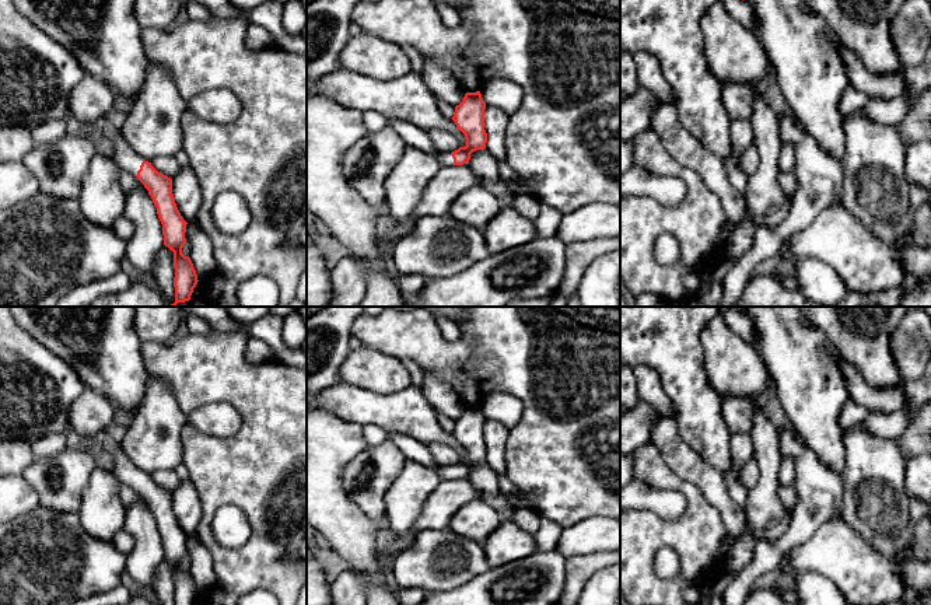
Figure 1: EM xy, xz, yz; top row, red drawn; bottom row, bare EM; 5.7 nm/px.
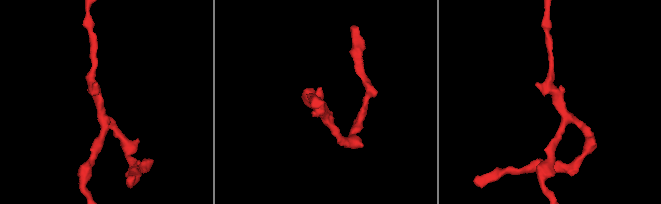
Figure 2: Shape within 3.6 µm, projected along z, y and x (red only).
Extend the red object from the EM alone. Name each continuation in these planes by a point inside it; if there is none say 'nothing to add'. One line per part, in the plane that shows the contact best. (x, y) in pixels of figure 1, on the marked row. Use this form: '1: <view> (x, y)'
1: xy (126, 158)

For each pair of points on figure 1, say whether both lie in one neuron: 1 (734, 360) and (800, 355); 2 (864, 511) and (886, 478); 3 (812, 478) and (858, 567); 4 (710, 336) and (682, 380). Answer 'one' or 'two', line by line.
1: two
2: one
3: two
4: two

